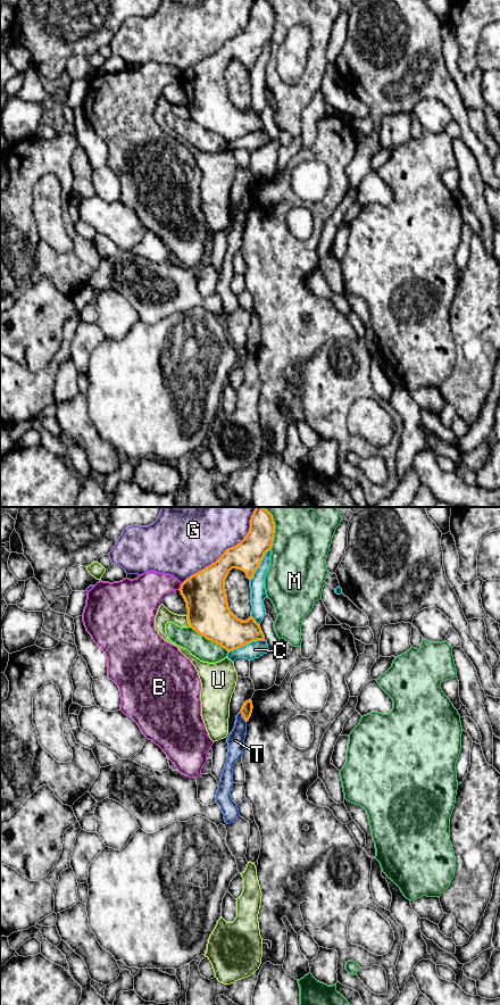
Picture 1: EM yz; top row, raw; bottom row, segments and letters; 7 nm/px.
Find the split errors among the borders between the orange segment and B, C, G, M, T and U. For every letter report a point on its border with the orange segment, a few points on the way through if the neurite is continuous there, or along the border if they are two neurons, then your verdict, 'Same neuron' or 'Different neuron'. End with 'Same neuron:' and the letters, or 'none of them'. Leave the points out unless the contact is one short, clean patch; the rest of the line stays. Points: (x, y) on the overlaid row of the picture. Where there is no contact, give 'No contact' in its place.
B: Touches orange at yz (181, 587). Different neuron
C: Touches orange at yz (246, 644). Different neuron
G: Touches orange at yz (228, 548). Different neuron
M: Touches orange at yz (274, 528). Different neuron
T: Touches orange at yz (243, 717). Boundary: yz (240, 712), (246, 722). Different neuron
U: Touches orange at yz (188, 620). Different neuron
Same neuron: none of them

